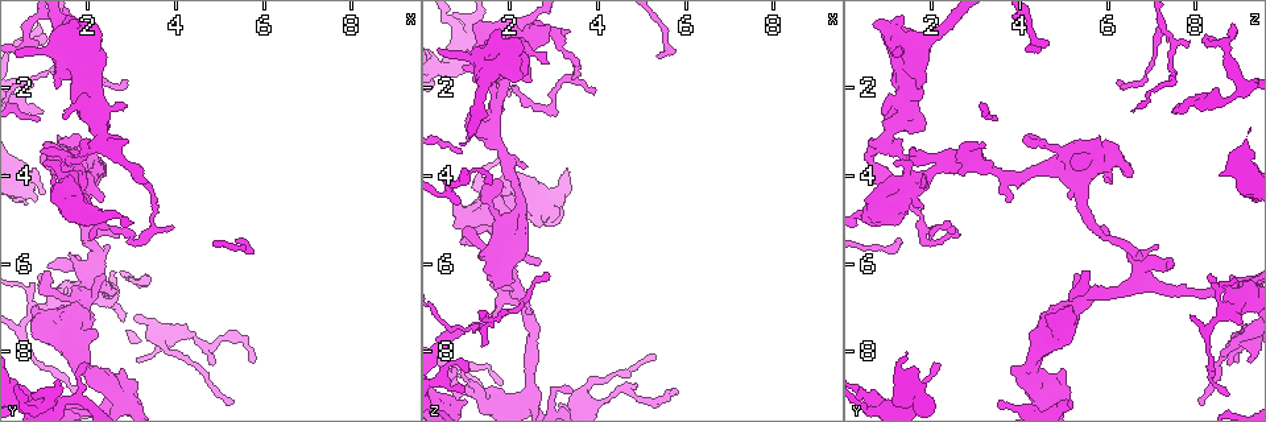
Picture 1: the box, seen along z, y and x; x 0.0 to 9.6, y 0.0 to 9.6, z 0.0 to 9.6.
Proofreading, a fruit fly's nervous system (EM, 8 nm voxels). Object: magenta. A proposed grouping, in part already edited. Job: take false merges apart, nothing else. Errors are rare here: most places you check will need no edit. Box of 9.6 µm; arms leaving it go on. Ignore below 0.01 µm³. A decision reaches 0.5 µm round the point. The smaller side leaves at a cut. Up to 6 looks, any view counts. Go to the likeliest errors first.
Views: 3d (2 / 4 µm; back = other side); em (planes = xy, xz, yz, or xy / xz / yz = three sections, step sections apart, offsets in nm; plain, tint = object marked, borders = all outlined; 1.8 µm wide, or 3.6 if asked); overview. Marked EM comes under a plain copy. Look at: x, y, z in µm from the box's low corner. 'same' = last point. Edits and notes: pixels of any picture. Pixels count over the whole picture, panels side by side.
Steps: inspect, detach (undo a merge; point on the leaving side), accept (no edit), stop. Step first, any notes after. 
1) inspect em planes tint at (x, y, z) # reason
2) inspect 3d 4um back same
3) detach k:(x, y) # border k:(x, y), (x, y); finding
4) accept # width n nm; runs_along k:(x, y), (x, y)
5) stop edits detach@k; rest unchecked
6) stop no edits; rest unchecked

inspect 3d 2um at (1.65, 3.65, 2.45) # a fork

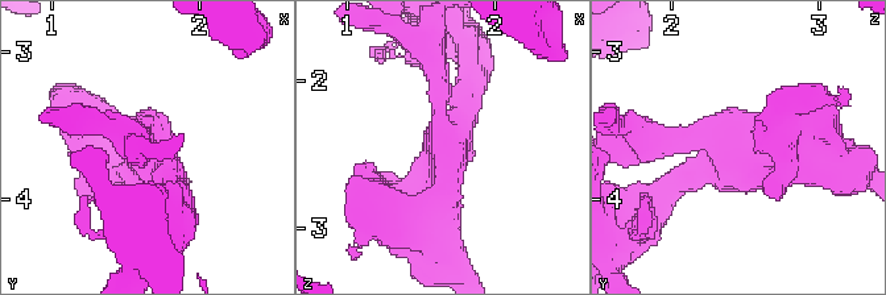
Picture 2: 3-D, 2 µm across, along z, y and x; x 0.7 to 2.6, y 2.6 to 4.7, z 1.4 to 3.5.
inspect em planes tint at (1.64, 3.62, 2.46) # arms 3; arm_widths 200, 220, 300 nm

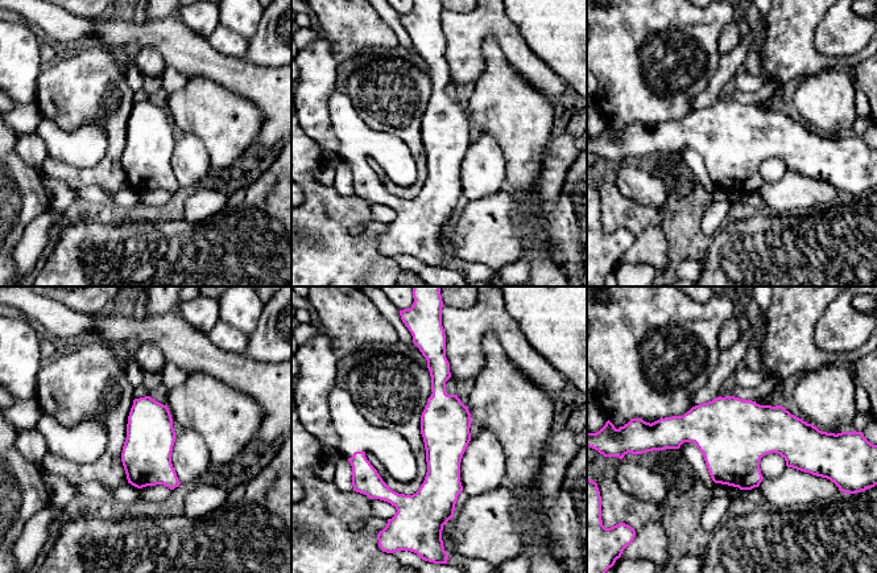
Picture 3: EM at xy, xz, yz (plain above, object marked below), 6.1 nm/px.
accept # runs_along 3:(433, 355), (443, 412), (446, 514); one cell here

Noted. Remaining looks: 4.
inspect 3d 2um at (0.70, 6.60, 8.55) # abrupt turn

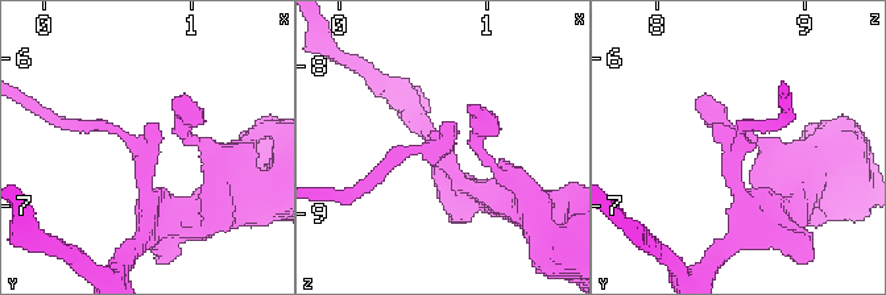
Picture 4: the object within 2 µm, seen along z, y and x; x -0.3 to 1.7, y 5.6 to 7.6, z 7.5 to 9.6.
inspect em yz step 4 tint at (0.68, 6.64, 8.54) # need the tissue

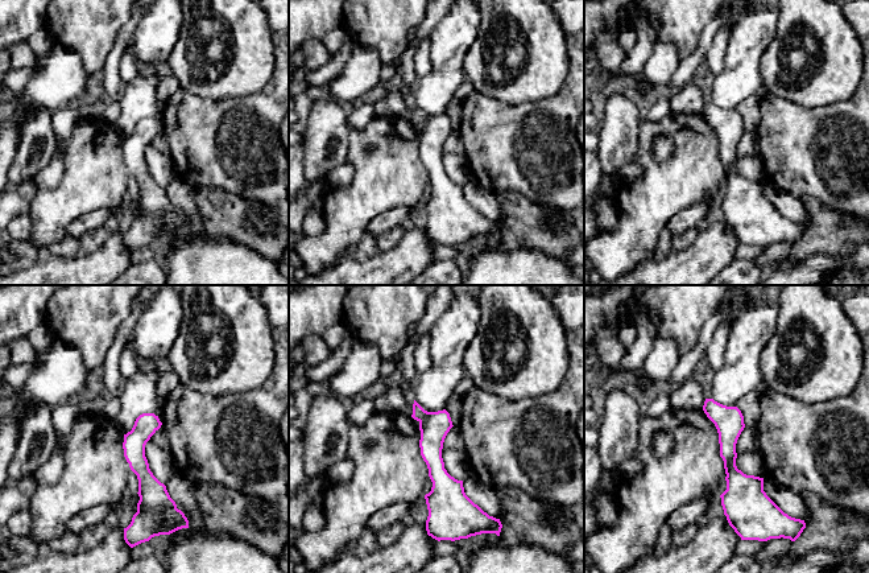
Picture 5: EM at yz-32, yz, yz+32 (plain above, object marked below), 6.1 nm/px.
inspect em planes tint same

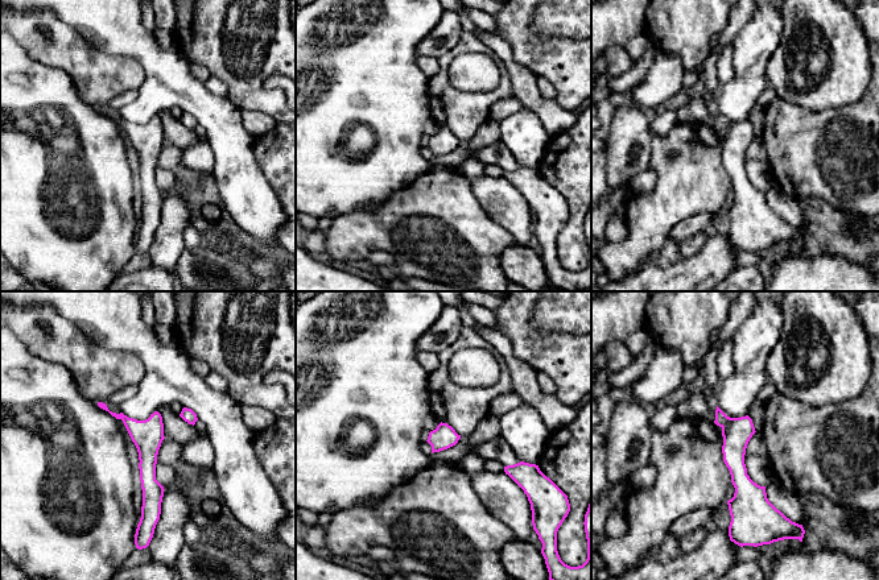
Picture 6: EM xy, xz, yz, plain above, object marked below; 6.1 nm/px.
accept # all the same cell

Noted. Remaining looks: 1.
stop no edits; rest unchecked

